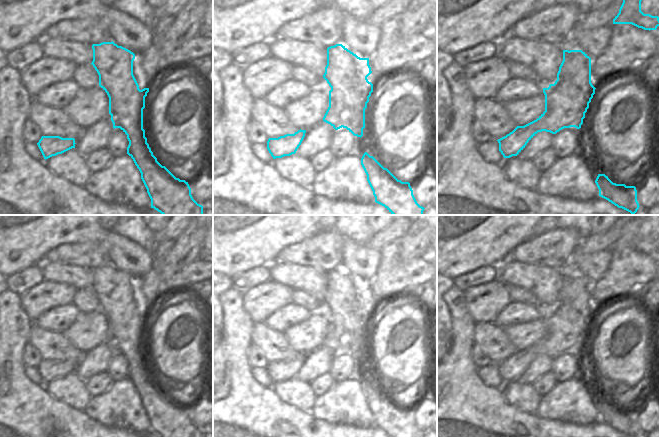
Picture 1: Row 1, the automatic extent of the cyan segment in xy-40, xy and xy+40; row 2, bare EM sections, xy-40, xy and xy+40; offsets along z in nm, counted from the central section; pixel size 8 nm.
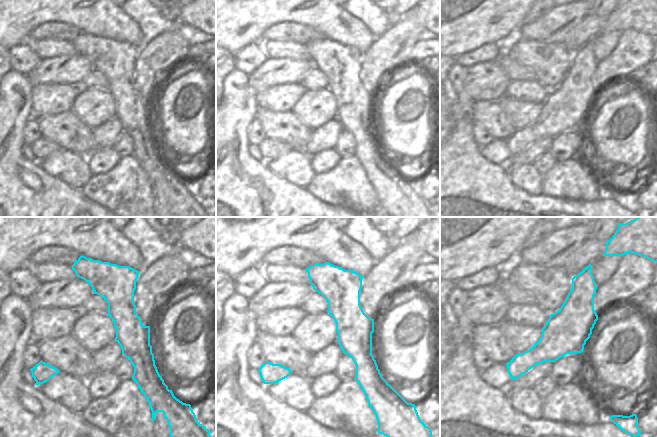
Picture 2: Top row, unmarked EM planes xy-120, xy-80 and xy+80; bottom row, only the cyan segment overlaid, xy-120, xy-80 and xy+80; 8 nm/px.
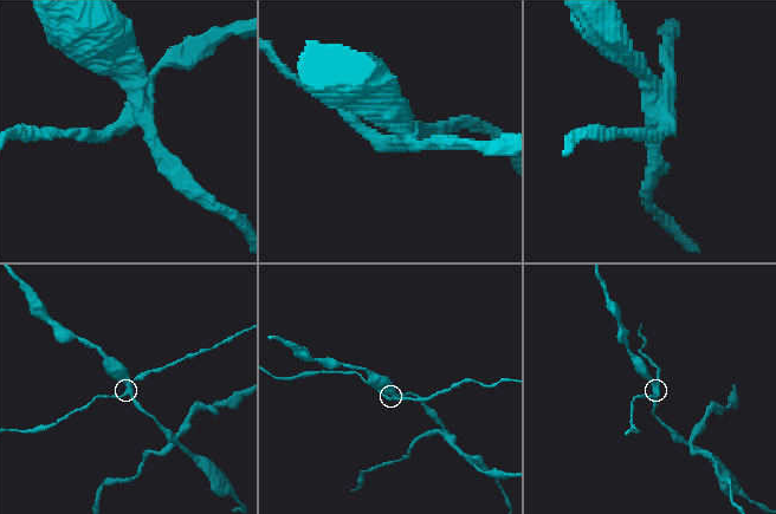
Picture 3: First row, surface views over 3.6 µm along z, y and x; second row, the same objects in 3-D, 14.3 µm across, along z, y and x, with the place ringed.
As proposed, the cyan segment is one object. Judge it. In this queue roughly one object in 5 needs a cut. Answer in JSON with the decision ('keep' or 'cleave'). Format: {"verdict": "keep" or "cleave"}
{"verdict": "cleave"}

